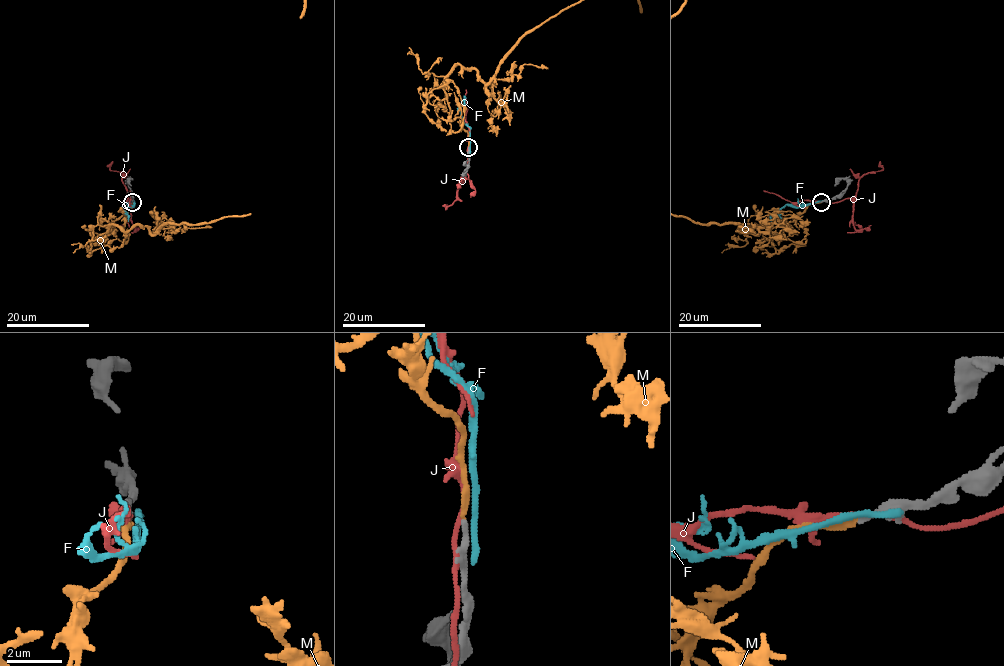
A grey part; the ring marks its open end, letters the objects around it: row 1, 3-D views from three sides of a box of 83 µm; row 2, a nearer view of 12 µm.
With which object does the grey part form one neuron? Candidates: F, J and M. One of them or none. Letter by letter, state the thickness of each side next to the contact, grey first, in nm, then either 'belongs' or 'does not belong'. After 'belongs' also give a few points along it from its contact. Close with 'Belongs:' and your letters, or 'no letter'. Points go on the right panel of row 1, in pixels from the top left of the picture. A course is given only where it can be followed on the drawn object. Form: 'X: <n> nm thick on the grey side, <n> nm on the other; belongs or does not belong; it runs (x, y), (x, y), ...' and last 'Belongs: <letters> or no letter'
F: 400 nm thick on the grey side, 320 nm on the other; does not belong
J: 240 nm thick on the grey side, 180 nm on the other; does not belong
M: 240 nm thick on the grey side, 170 nm on the other; belongs
Belongs: M

